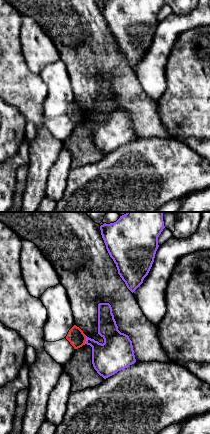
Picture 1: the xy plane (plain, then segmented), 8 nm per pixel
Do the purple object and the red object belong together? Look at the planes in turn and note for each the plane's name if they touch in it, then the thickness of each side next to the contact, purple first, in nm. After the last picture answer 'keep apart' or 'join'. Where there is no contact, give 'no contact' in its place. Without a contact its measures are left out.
contact in xy; calibres 260 and 140 nm

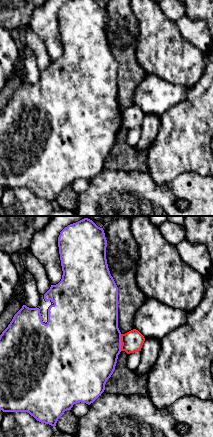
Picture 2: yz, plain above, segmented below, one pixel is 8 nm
contact in yz; calibres 500 and 170 nm

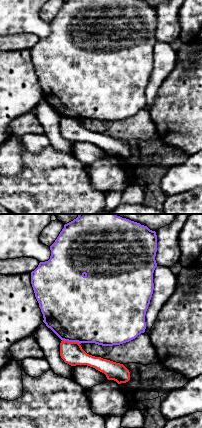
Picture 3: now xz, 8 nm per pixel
contact in xz; calibres 500 and 180 nm

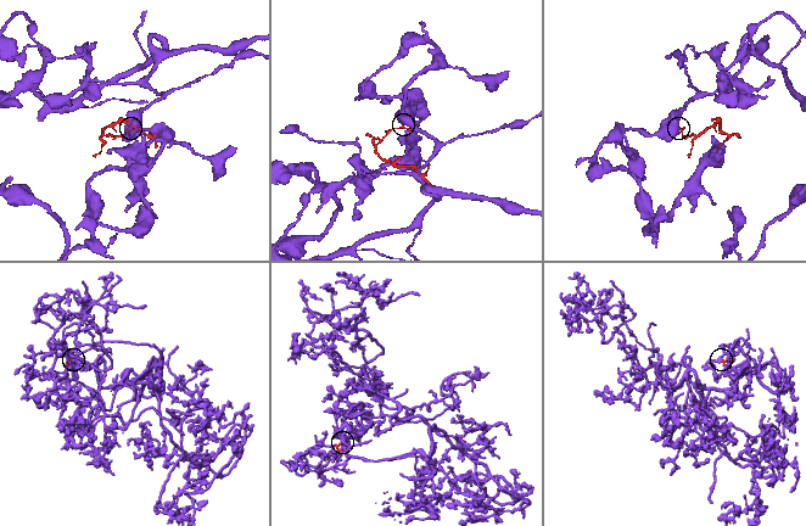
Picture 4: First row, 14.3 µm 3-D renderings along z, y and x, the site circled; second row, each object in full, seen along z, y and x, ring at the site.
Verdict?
keep apart

